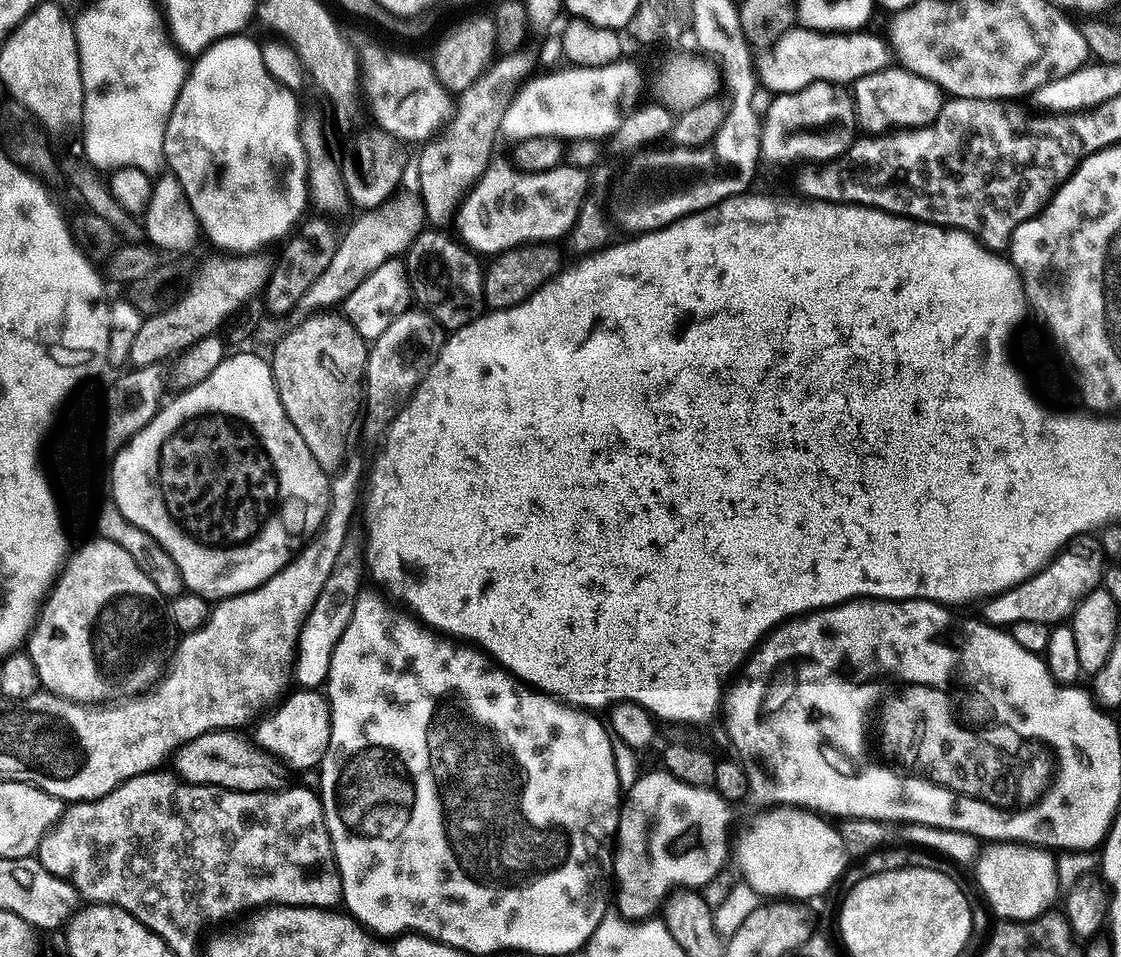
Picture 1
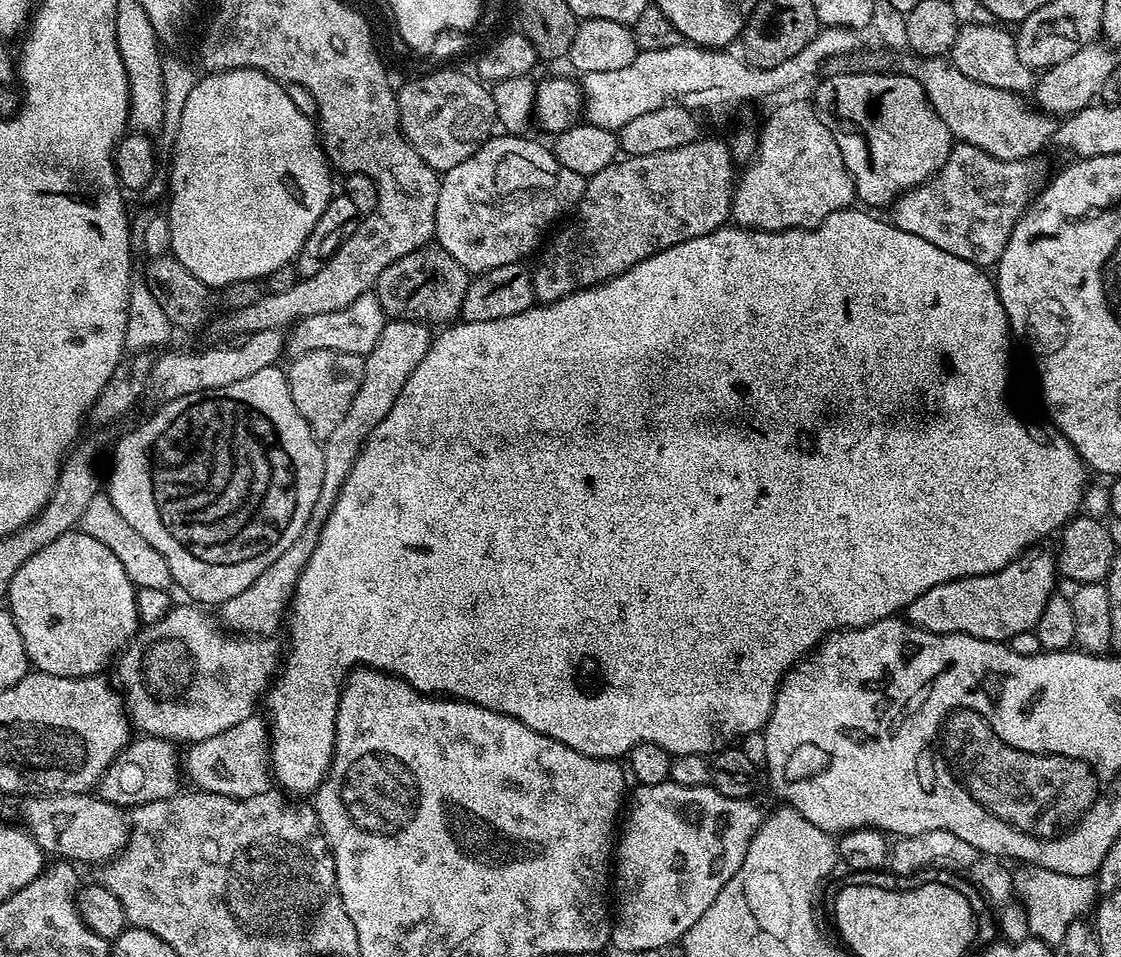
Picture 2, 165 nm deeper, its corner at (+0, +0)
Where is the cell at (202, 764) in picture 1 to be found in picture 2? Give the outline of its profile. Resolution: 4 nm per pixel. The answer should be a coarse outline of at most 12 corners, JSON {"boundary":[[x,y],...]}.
{"boundary":[[133,739],[106,766],[100,799],[121,810],[181,791],[182,756]]}

